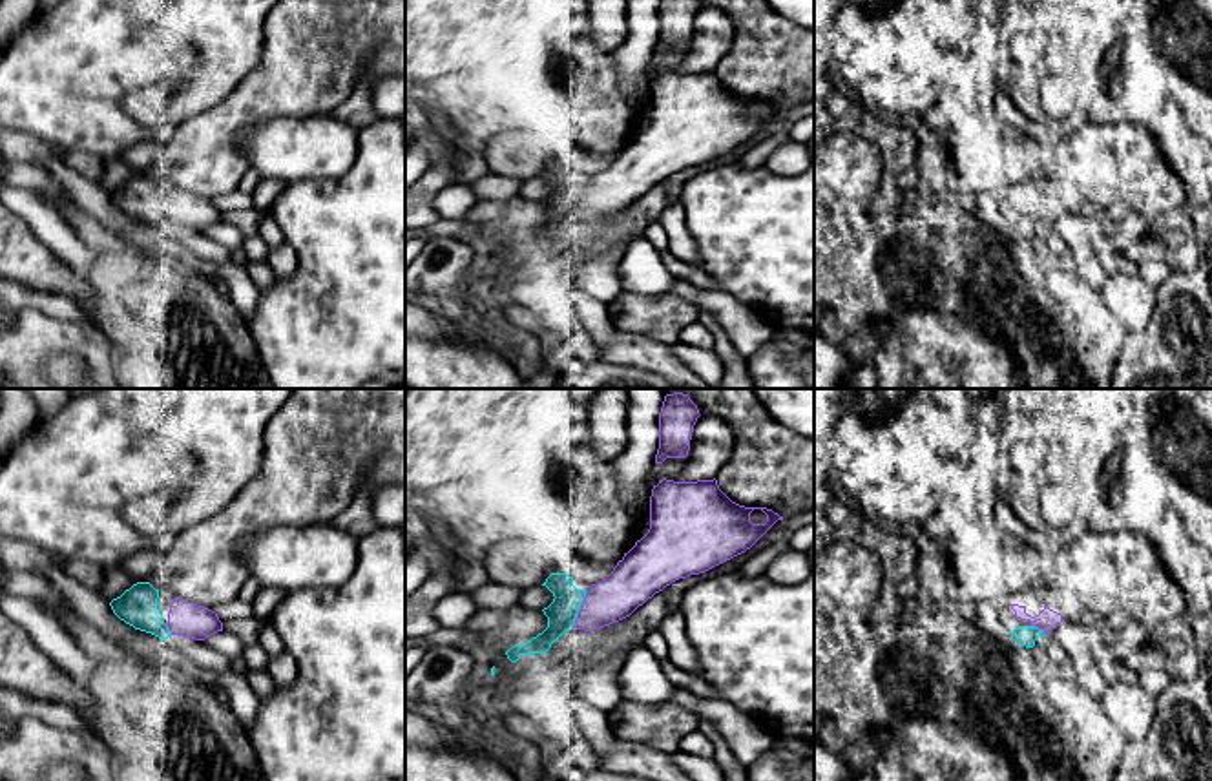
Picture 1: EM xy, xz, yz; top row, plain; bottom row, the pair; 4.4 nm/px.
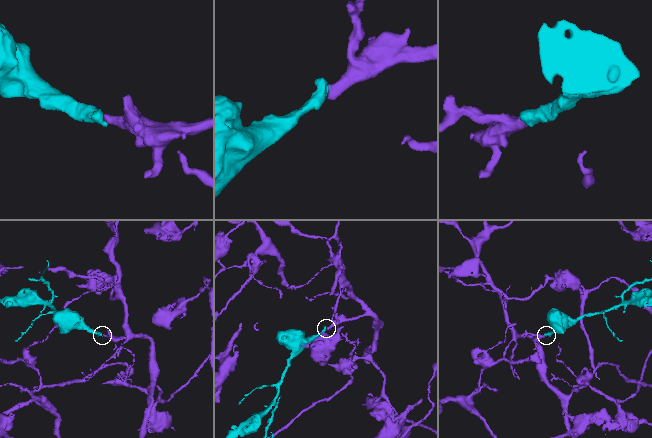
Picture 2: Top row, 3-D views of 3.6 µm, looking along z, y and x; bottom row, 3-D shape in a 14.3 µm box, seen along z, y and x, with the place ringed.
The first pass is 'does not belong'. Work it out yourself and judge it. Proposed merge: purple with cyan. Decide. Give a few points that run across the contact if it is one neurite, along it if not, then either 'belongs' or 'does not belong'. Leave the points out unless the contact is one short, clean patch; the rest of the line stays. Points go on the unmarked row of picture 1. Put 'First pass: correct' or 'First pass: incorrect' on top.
First pass: incorrect
belongs

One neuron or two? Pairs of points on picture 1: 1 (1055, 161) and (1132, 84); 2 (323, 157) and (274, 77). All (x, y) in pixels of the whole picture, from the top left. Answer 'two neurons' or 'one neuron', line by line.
1: two neurons
2: two neurons

